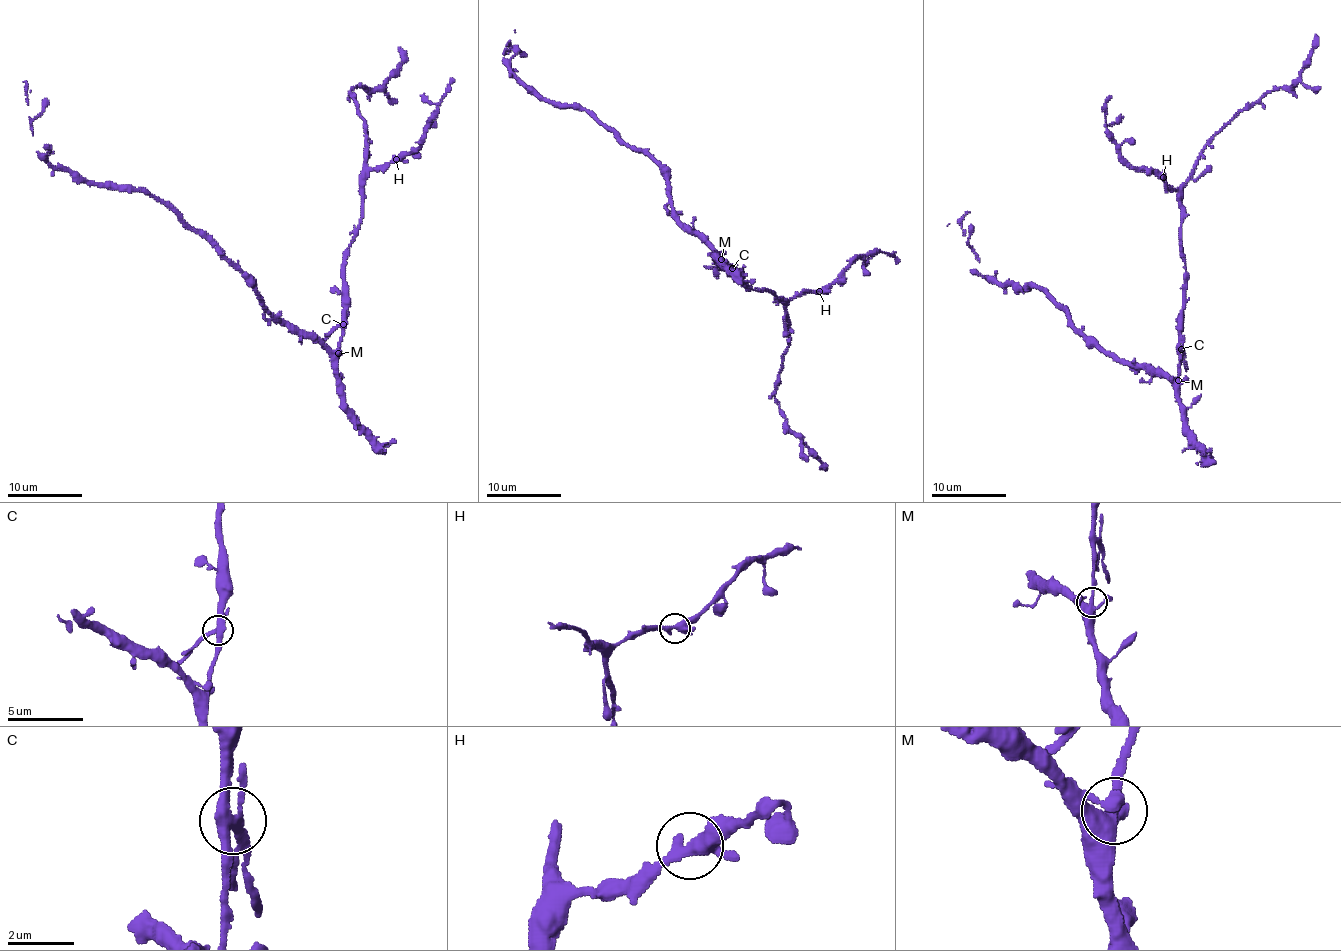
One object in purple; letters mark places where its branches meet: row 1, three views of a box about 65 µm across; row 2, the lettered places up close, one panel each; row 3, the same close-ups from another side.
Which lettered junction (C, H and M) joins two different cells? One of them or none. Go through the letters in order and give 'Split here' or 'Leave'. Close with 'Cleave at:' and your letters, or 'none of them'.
C: Split here
H: Leave
M: Leave
Cleave at: C

